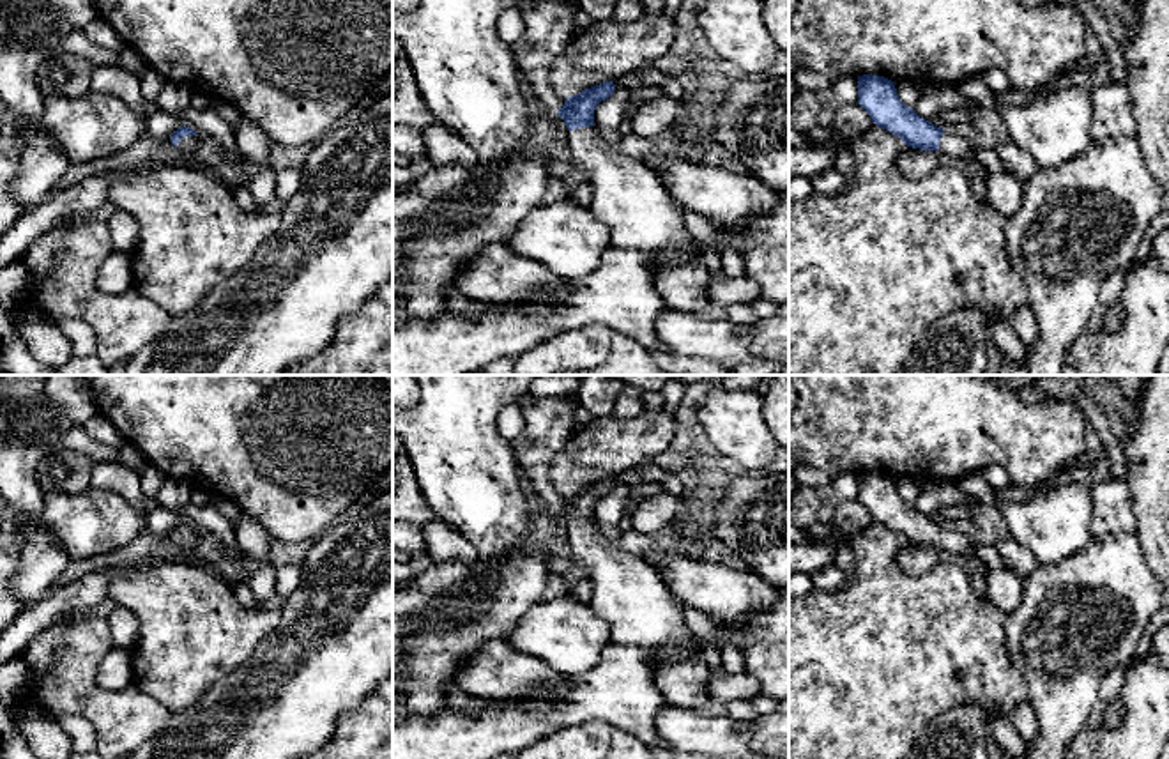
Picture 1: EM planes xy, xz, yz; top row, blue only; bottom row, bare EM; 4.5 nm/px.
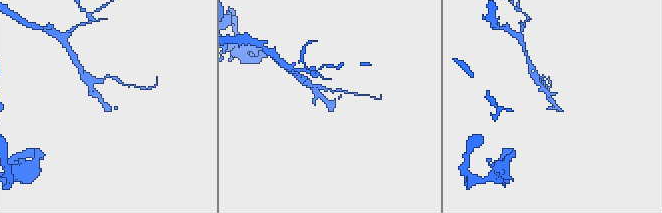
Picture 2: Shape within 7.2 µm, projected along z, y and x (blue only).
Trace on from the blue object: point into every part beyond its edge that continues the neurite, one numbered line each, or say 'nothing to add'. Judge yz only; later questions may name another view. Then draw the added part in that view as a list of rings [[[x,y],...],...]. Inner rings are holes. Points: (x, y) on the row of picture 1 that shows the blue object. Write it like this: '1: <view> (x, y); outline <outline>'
1: yz (957, 147); outline [[[944,133],[939,142],[939,150],[951,156],[959,163],[964,163],[971,170],[971,189],[978,202],[987,202],[987,179],[978,172],[976,163],[978,147],[966,142],[962,136]]]

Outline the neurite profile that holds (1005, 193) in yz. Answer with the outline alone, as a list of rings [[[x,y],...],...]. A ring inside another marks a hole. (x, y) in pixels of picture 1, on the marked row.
[[[1008,172],[987,177],[987,203],[997,209],[1006,219],[1017,214],[1022,196],[1022,184]]]

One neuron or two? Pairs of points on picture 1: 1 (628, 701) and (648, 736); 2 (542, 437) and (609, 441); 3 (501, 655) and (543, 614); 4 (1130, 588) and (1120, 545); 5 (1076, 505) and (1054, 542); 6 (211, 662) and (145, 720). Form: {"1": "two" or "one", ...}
{"1": "one", "2": "two", "3": "two", "4": "one", "5": "one", "6": "two"}

